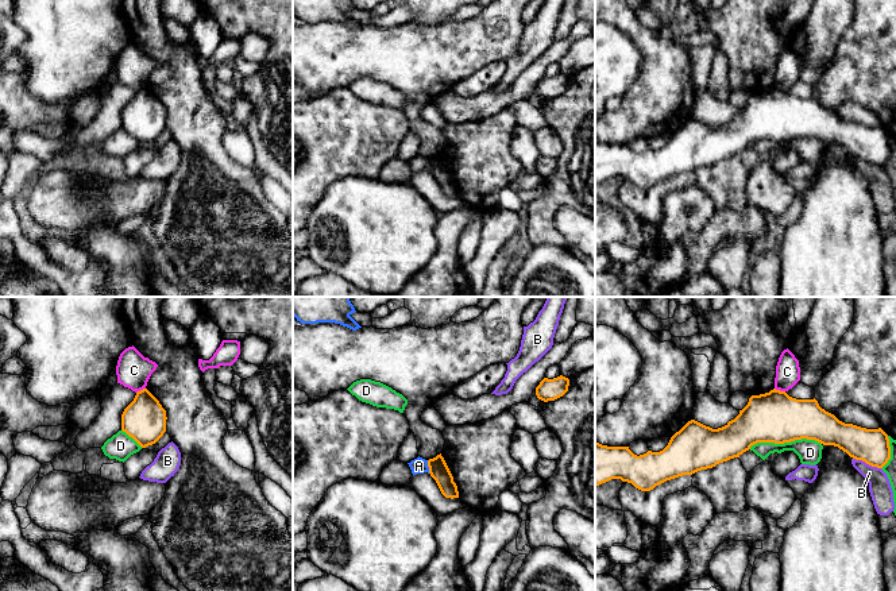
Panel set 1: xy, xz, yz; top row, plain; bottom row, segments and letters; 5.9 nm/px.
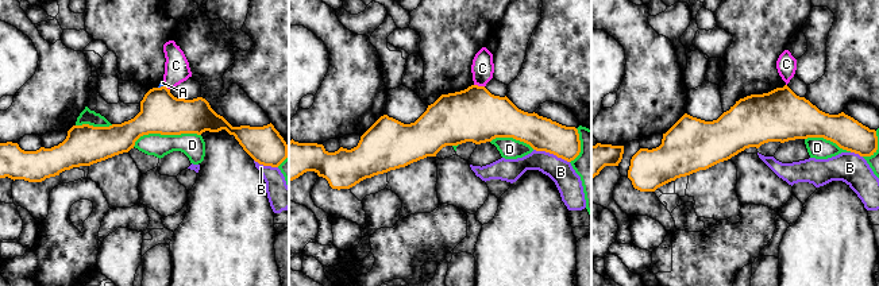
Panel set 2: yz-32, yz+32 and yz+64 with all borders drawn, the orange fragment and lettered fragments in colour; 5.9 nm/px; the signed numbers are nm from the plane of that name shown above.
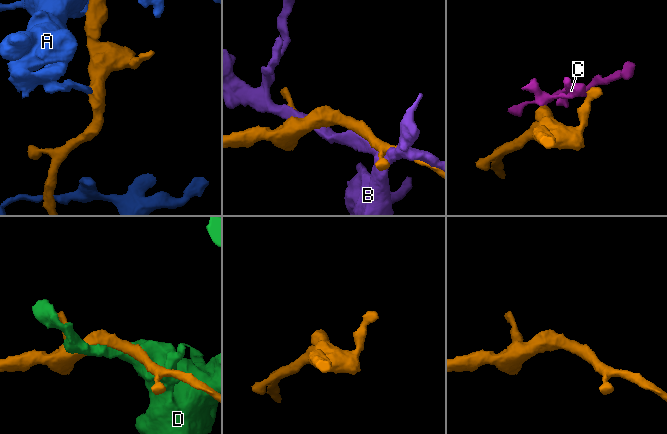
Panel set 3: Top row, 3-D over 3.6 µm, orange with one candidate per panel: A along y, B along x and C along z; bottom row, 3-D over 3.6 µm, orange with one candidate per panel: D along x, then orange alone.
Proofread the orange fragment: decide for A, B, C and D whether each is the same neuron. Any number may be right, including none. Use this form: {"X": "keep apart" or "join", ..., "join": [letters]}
{"A": "keep apart", "B": "keep apart", "C": "keep apart", "D": "keep apart", "join": []}

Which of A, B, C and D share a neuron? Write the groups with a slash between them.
A / B / C / D

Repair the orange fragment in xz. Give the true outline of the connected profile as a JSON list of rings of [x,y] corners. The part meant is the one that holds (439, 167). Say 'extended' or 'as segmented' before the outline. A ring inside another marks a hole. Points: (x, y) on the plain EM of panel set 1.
as segmented | [[[437,152],[433,157],[428,158],[429,171],[436,178],[441,192],[445,196],[459,196],[457,184],[453,179],[453,174],[444,158],[444,155]]]

